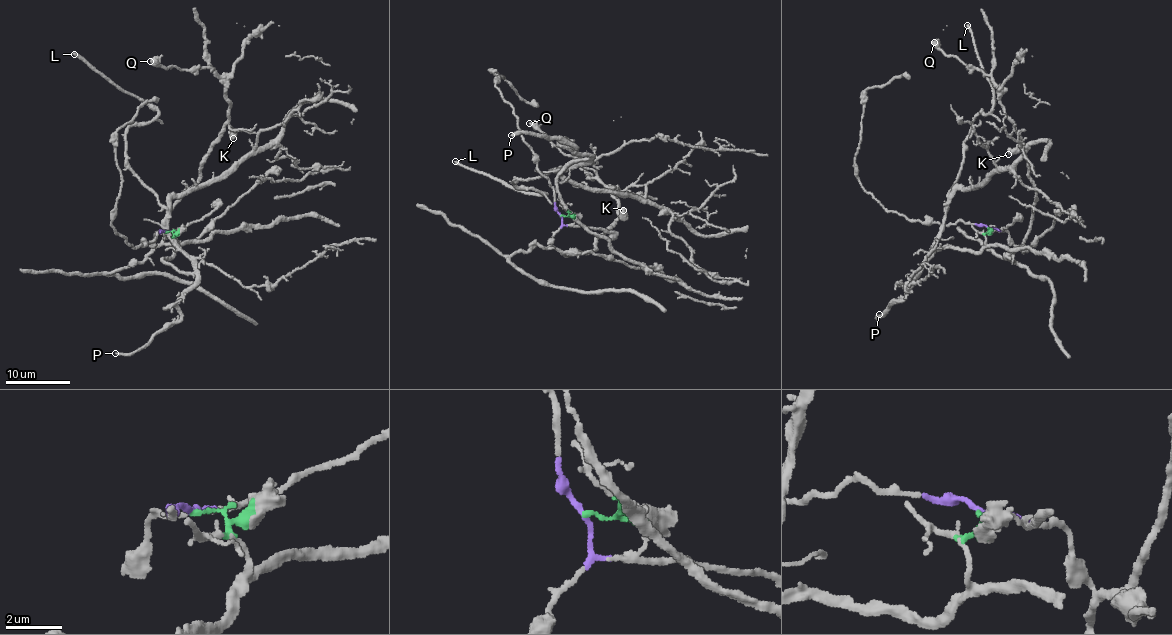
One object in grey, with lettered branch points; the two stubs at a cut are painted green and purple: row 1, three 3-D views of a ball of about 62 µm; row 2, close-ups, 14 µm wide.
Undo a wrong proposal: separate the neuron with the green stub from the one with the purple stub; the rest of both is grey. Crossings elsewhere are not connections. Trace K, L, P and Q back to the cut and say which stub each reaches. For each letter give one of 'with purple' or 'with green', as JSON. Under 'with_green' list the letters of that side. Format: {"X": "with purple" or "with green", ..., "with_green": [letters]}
{"K": "with purple", "L": "with green", "P": "with green", "Q": "with purple", "with_green": ["L", "P"]}

